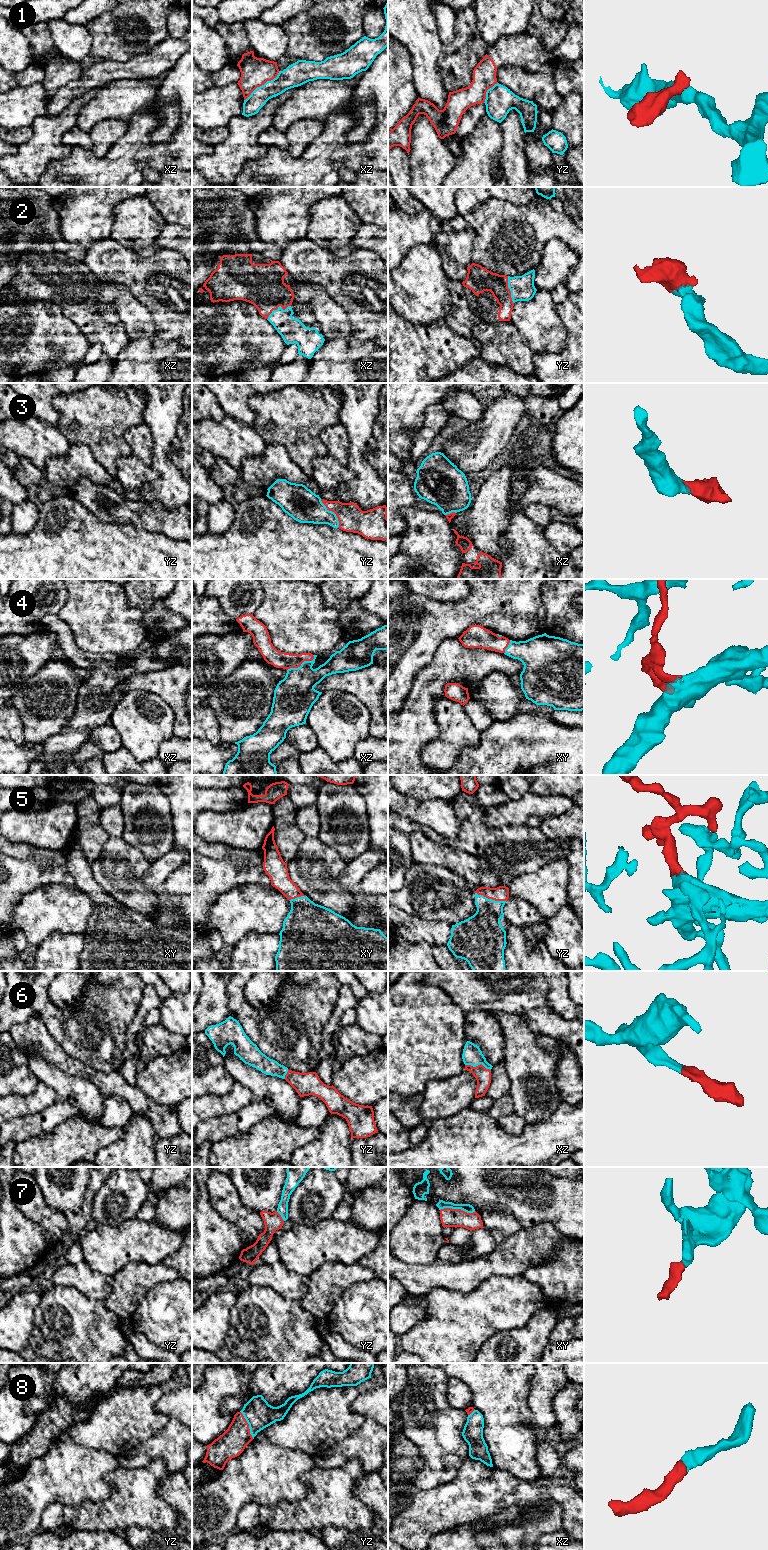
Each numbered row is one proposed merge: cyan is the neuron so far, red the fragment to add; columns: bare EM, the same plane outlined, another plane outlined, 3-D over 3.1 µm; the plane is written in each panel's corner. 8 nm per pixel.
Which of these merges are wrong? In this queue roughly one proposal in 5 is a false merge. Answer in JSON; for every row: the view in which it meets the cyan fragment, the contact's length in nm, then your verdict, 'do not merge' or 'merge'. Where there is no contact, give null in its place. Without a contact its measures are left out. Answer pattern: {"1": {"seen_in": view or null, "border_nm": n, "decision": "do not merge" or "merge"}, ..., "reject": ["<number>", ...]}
{"1": {"seen_in": "xz", "border_nm": 380, "decision": "do not merge"}, "2": {"seen_in": "xz", "border_nm": 220, "decision": "merge"}, "3": {"seen_in": "yz", "border_nm": 280, "decision": "merge"}, "4": {"seen_in": "xz", "border_nm": 260, "decision": "merge"}, "5": {"seen_in": "yz", "border_nm": 260, "decision": "merge"}, "6": {"seen_in": "xz", "border_nm": 220, "decision": "merge"}, "7": {"seen_in": "xy", "border_nm": 280, "decision": "merge"}, "8": {"seen_in": "yz", "border_nm": 240, "decision": "merge"}, "reject": ["1"]}

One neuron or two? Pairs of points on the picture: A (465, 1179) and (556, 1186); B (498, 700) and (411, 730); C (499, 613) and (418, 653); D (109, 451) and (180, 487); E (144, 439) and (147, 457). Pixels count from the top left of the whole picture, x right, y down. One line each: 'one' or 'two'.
A: one
B: two
C: one
D: two
E: one

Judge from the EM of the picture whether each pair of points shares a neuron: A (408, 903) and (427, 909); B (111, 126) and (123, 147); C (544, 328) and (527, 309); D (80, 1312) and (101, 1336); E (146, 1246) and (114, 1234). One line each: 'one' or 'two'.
A: one
B: two
C: one
D: one
E: one

